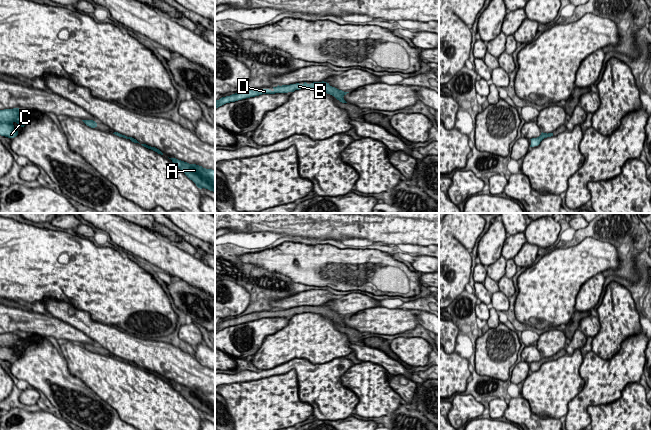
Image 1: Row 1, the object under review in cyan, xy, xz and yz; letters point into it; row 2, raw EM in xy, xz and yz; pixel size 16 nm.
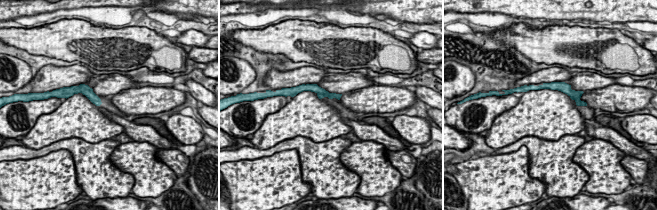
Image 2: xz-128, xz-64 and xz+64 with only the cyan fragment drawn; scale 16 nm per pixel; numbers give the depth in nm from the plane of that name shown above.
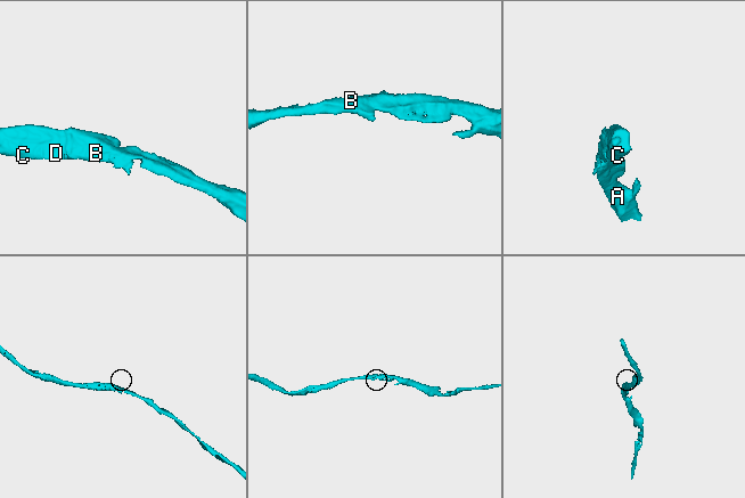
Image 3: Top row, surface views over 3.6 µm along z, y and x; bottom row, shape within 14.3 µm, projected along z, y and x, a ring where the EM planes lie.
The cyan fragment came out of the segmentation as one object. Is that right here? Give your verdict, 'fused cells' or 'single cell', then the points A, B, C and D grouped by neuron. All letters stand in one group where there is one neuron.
single cell | A B C D

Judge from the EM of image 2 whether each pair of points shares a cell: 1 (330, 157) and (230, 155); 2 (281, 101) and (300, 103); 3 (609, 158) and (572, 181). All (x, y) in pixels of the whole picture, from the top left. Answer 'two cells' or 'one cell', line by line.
1: one cell
2: two cells
3: two cells

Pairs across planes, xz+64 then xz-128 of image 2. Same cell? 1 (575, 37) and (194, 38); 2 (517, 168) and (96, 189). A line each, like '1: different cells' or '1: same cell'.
1: different cells
2: different cells

